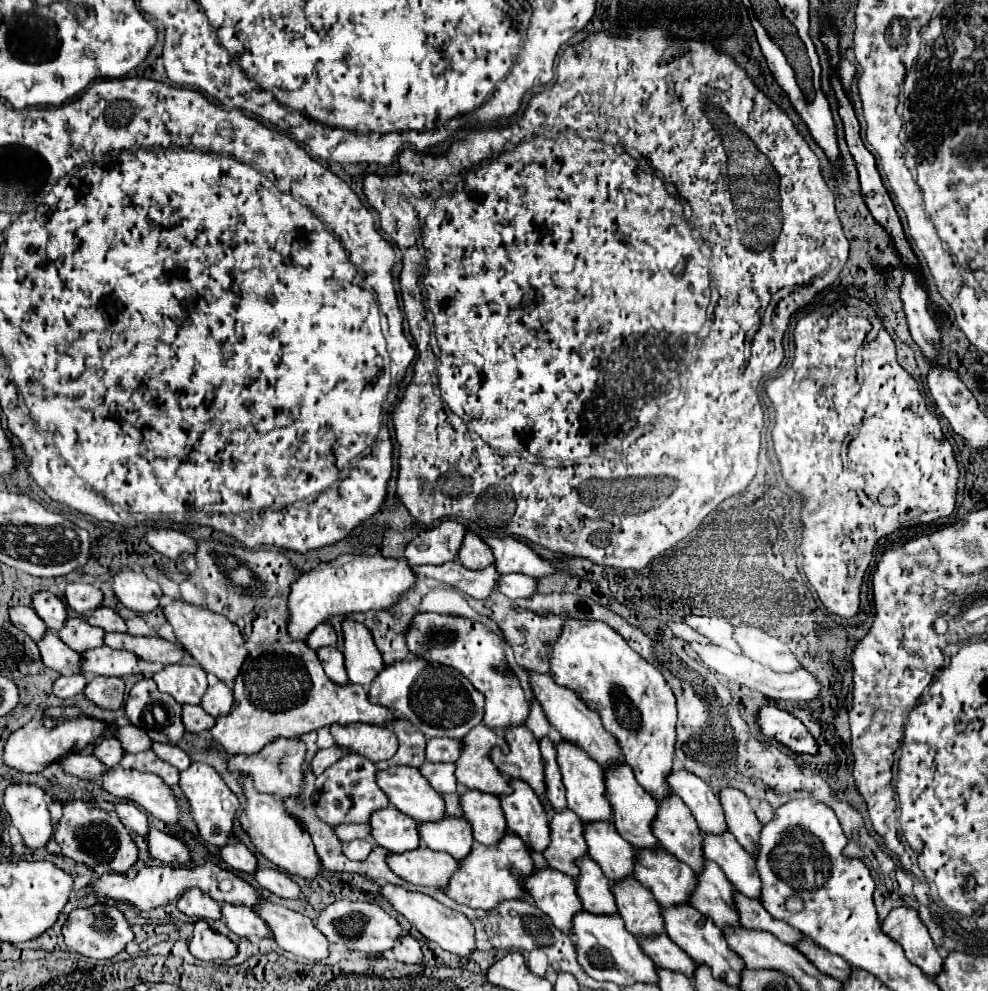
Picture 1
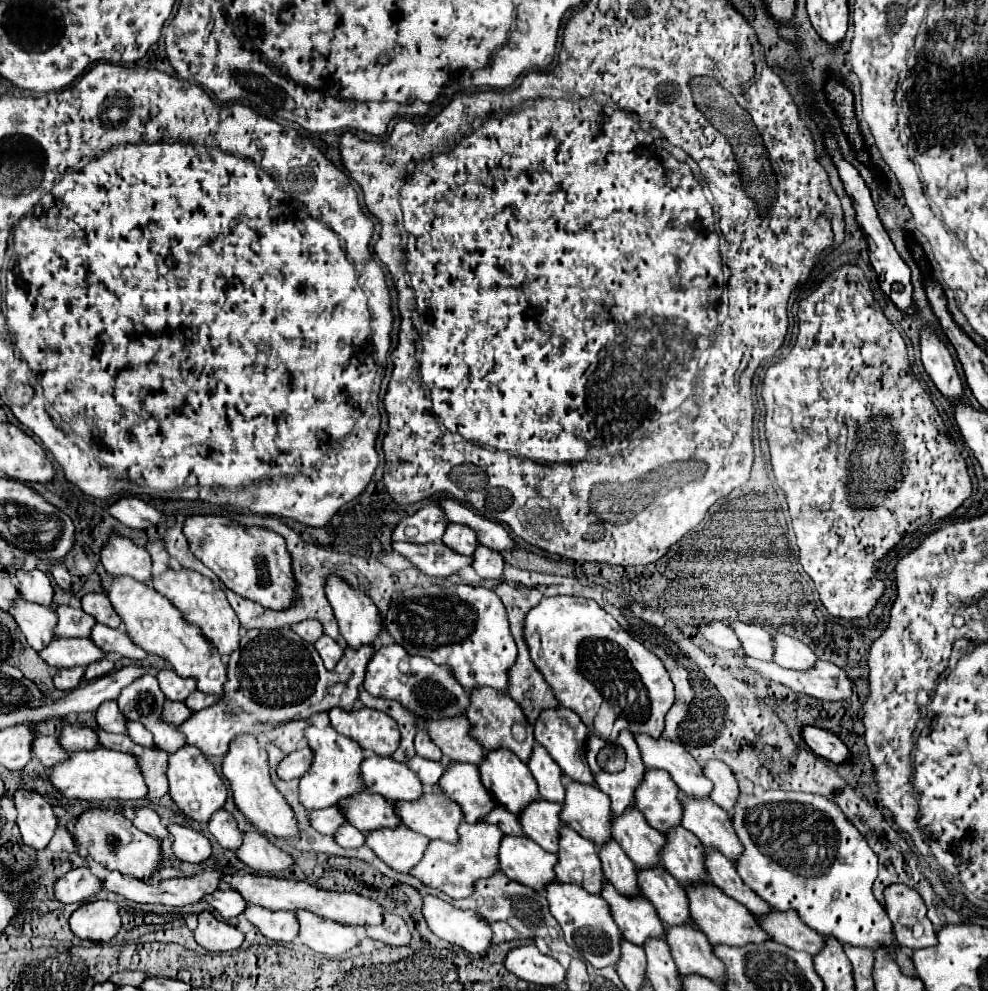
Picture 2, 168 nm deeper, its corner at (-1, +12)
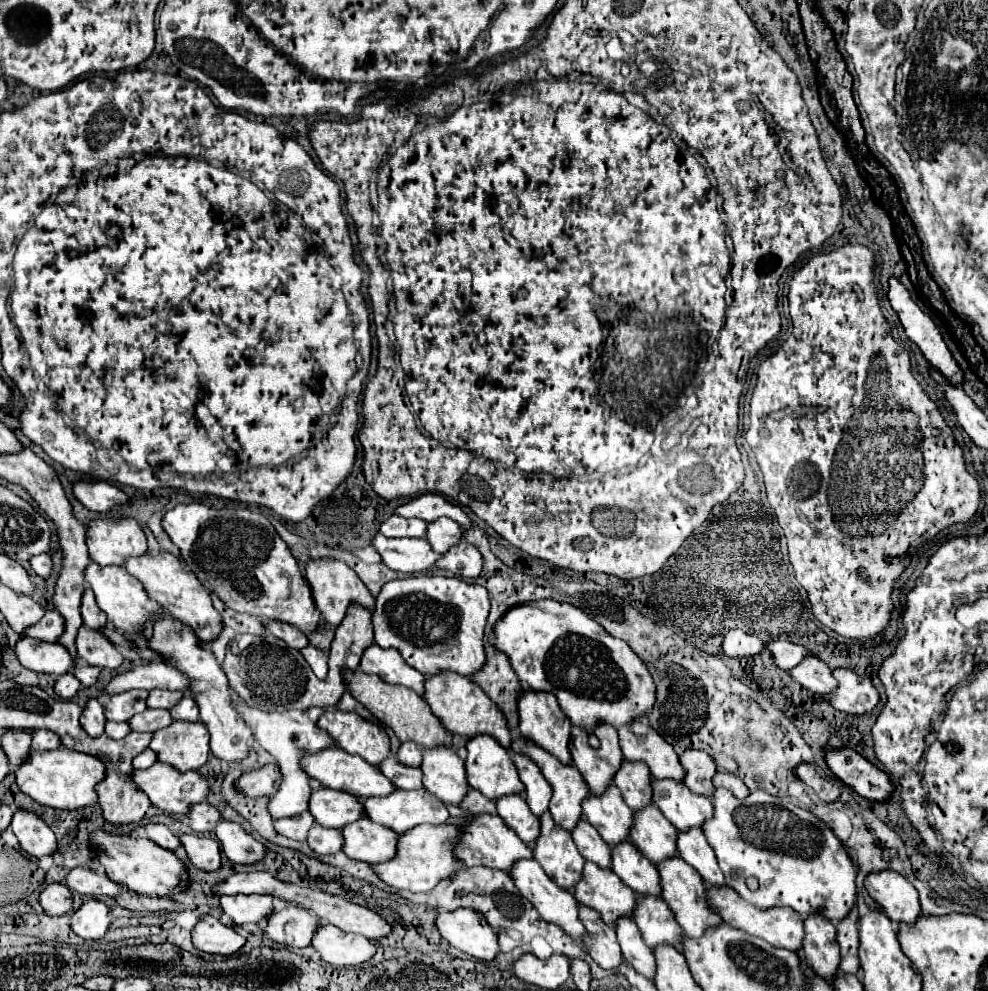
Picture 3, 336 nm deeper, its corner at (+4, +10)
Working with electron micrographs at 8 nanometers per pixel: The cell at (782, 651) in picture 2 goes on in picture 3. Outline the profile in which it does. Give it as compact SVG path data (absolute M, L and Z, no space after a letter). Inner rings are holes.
M808 657L802 665L794 667L790 675L794 681L798 681L820 697L834 693L834 689L838 687L838 681L832 677L832 669L818 657Z

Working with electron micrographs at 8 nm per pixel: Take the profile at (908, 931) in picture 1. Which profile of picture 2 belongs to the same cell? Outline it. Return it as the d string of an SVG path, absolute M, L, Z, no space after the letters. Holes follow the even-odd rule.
M895 885L885 891L885 911L895 927L895 939L901 947L923 949L937 945L937 933L927 919L927 907L911 887Z

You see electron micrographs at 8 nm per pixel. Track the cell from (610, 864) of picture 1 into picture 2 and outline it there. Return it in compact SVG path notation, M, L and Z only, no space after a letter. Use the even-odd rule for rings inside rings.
M567 783L561 815L571 829L593 841L597 847L603 847L613 839L611 803L607 795L603 795L603 791L599 791L599 787L595 785Z

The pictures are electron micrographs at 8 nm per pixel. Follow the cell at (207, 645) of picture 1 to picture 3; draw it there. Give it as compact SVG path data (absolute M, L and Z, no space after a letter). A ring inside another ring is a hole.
M160 551L158 555L146 553L138 557L128 557L124 563L124 569L144 585L144 591L148 593L150 599L154 599L160 607L164 607L172 617L178 617L180 623L190 625L200 641L212 643L218 639L220 629L222 629L222 617L214 609L210 593L202 587L202 583L190 571L186 571L178 563L174 555Z

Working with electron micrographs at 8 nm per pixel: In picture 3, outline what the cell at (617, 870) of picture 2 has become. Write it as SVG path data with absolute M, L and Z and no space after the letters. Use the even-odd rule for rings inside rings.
M580 819L570 833L584 859L600 867L610 867L610 845L598 837L598 831L586 819Z

